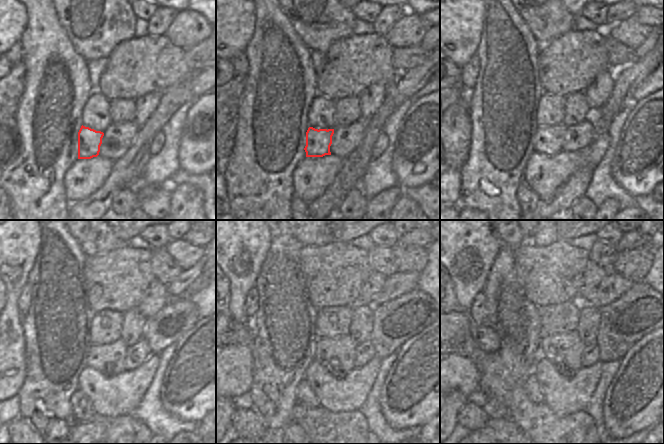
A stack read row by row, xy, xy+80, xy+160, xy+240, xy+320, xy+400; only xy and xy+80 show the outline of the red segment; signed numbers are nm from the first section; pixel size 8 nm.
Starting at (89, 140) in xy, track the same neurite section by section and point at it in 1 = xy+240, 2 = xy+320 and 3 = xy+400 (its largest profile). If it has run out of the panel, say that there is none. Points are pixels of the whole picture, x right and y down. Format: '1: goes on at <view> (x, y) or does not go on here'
1: goes on at xy+240 (109, 359)
2: goes on at xy+320 (337, 355)
3: goes on at xy+400 (566, 347)

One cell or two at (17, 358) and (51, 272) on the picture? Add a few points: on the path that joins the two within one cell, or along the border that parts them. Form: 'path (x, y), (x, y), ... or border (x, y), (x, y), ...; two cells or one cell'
border (21, 317), (26, 362); two cells

